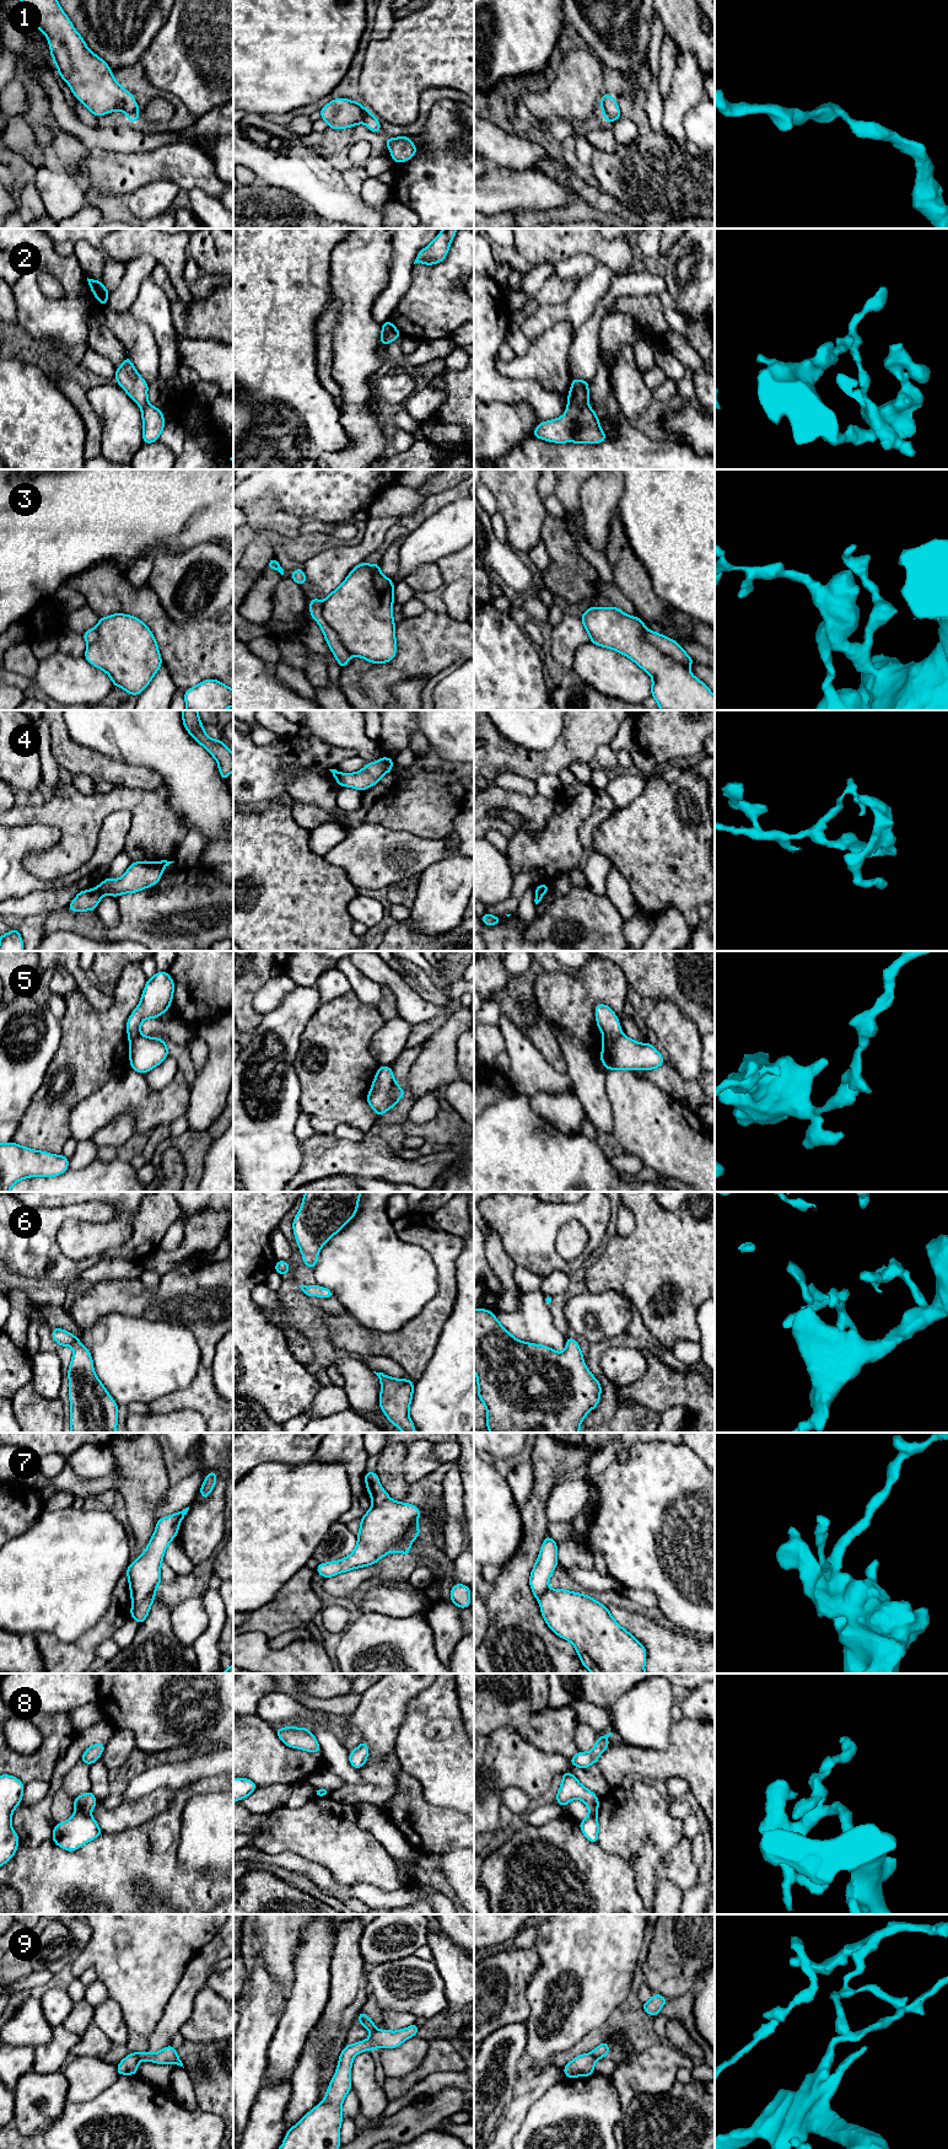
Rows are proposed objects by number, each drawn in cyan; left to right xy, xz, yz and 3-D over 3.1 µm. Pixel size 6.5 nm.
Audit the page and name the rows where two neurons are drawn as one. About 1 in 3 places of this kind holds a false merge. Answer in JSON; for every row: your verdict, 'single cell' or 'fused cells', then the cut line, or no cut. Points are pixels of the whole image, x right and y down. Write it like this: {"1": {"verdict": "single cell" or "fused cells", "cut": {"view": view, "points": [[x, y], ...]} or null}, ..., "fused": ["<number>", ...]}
{"1": {"verdict": "single cell", "cut": null}, "2": {"verdict": "fused cells", "cut": {"view": "yz", "points": [[569, 403], [587, 406]]}}, "3": {"verdict": "single cell", "cut": null}, "4": {"verdict": "fused cells", "cut": {"view": "xy", "points": [[96, 886], [102, 895]]}}, "5": {"verdict": "fused cells", "cut": {"view": "yz", "points": [[621, 1032], [615, 1037], [604, 1038]]}}, "6": {"verdict": "single cell", "cut": null}, "7": {"verdict": "fused cells", "cut": {"view": "xy", "points": [[154, 1591], [145, 1599], [133, 1604]]}}, "8": {"verdict": "fused cells", "cut": {"view": "xy", "points": [[76, 1811], [89, 1815]]}}, "9": {"verdict": "fused cells", "cut": {"view": "xy", "points": [[133, 2053], [140, 2059]]}}, "fused": ["2", "4", "5", "7", "8", "9"]}

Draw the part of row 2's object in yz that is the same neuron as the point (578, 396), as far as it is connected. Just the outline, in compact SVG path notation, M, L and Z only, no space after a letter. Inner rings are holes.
M572 378L572 383L567 396L567 403L578 407L588 405L589 403L588 388L589 388L588 382L580 378Z

